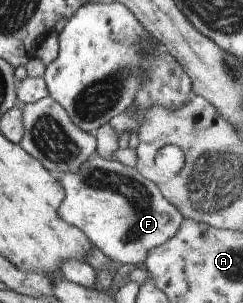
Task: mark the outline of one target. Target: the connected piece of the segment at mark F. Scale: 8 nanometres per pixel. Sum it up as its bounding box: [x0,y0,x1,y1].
[56,153,183,266]

